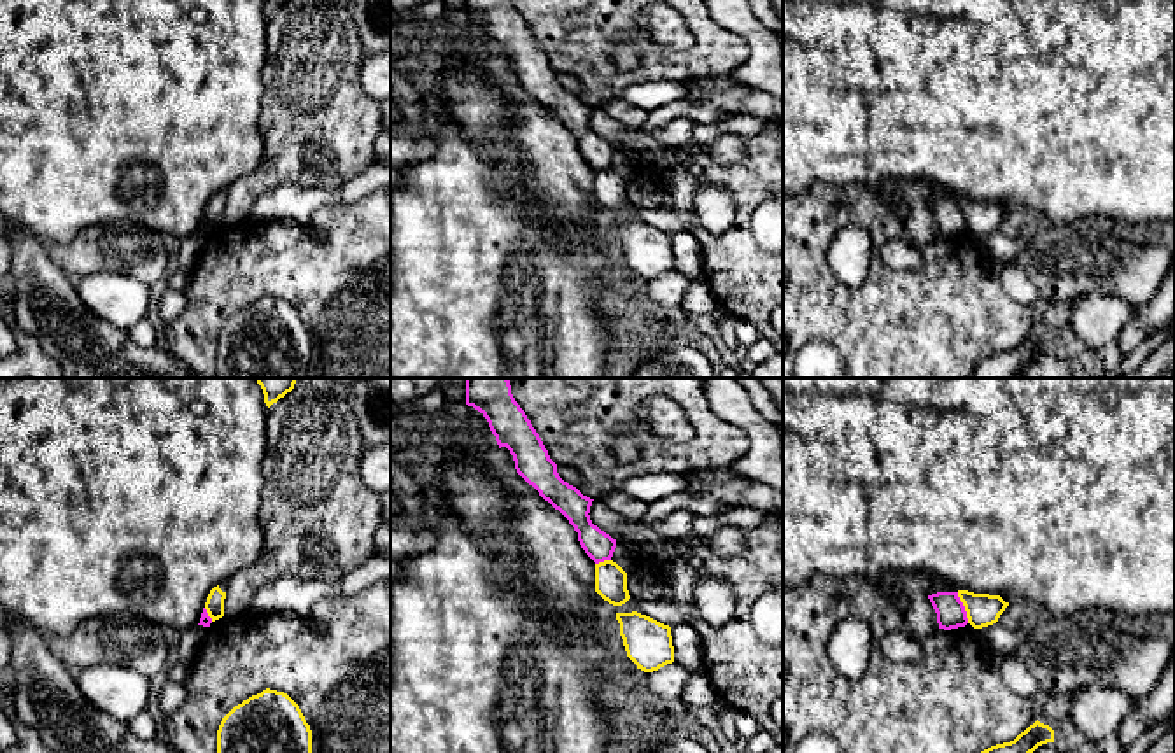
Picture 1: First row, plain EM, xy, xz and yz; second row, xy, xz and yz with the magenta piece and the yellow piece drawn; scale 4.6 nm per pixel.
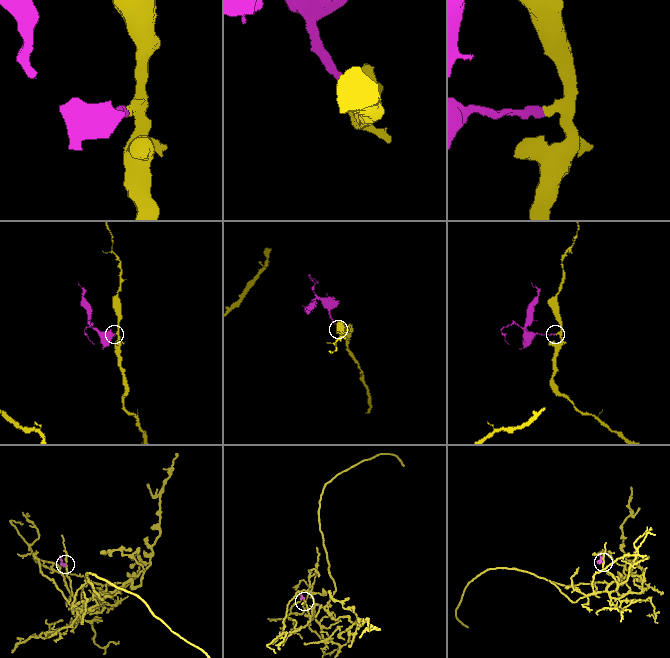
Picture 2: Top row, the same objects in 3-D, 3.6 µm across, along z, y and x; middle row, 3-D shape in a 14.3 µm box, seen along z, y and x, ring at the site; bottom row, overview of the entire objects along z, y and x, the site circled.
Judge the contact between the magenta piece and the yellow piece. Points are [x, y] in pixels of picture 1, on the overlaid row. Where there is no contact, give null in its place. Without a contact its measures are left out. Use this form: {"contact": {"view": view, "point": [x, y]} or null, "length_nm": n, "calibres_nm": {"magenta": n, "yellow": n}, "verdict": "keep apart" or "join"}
{"contact": {"view": "yz", "point": [963, 608]}, "length_nm": 160, "calibres_nm": {"magenta": 130, "yellow": 150}, "verdict": "keep apart"}

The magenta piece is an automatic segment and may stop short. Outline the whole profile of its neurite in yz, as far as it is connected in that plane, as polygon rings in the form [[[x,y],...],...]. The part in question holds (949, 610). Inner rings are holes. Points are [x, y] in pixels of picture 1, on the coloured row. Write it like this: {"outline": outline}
{"outline": [[[937,592],[928,595],[935,613],[939,629],[951,630],[968,623],[963,602],[958,592]]]}

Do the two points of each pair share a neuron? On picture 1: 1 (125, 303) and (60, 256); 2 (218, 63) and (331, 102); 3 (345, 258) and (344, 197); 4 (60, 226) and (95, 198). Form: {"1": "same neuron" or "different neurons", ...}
{"1": "different neurons", "2": "different neurons", "3": "different neurons", "4": "same neuron"}

